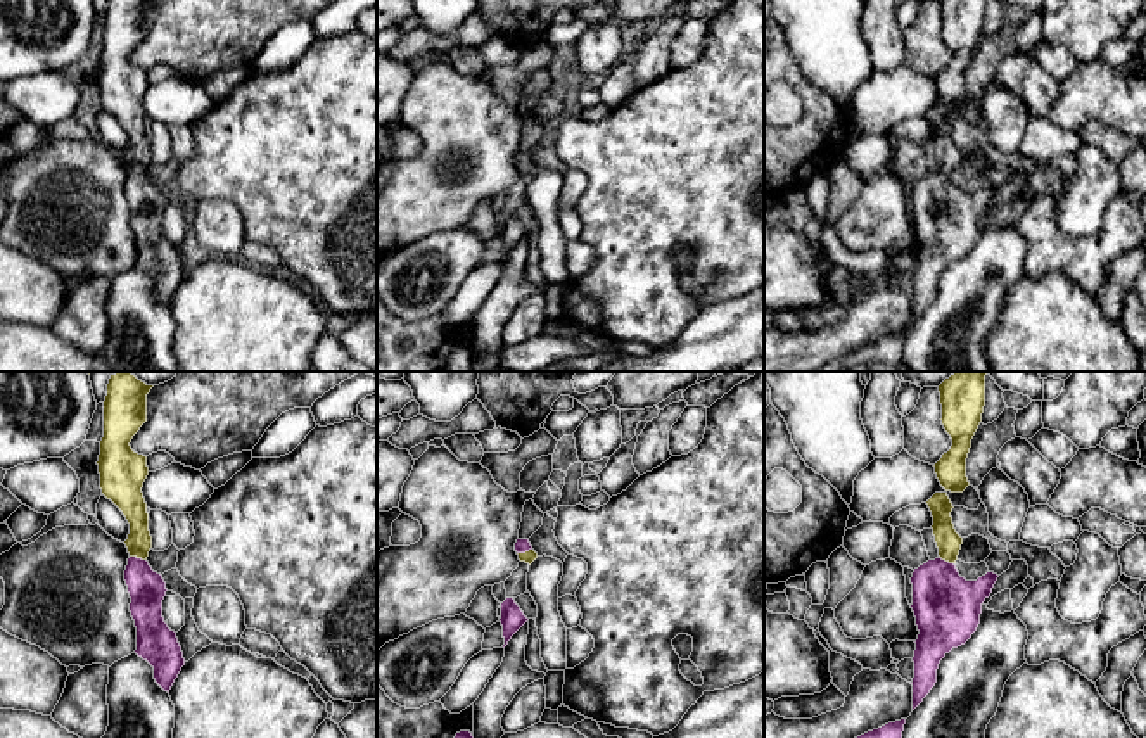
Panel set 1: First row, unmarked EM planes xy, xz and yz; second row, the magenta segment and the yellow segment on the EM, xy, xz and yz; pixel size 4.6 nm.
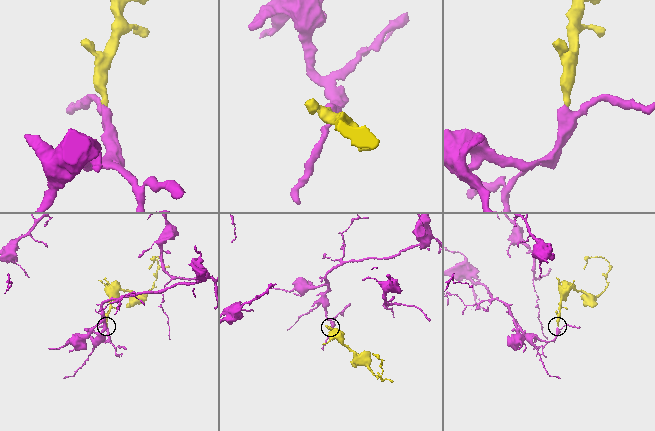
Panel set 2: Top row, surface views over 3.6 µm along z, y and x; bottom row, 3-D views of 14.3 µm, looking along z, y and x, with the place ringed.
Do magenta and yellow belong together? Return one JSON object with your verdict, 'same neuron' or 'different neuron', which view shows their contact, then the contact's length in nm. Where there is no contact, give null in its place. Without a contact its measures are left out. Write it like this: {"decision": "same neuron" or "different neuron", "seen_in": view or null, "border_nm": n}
{"decision": "same neuron", "seen_in": "xy", "border_nm": 80}

